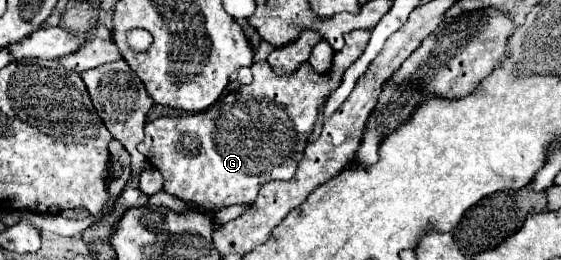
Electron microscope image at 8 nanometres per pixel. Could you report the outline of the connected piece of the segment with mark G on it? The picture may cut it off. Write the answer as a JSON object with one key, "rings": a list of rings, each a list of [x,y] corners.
{"rings":[[[354,31],[344,35],[344,47],[335,52],[333,58],[333,78],[318,75],[310,63],[302,63],[294,73],[278,75],[268,61],[258,61],[252,65],[254,81],[242,85],[236,93],[226,93],[210,109],[196,115],[176,115],[160,117],[154,123],[146,123],[144,141],[138,143],[138,151],[164,175],[164,191],[176,195],[184,201],[192,201],[204,209],[220,209],[236,203],[252,203],[258,197],[258,191],[268,181],[292,179],[296,167],[302,159],[308,135],[312,133],[314,121],[318,117],[318,107],[324,97],[328,97],[340,85],[346,69],[362,55],[370,39],[368,31]]]}

